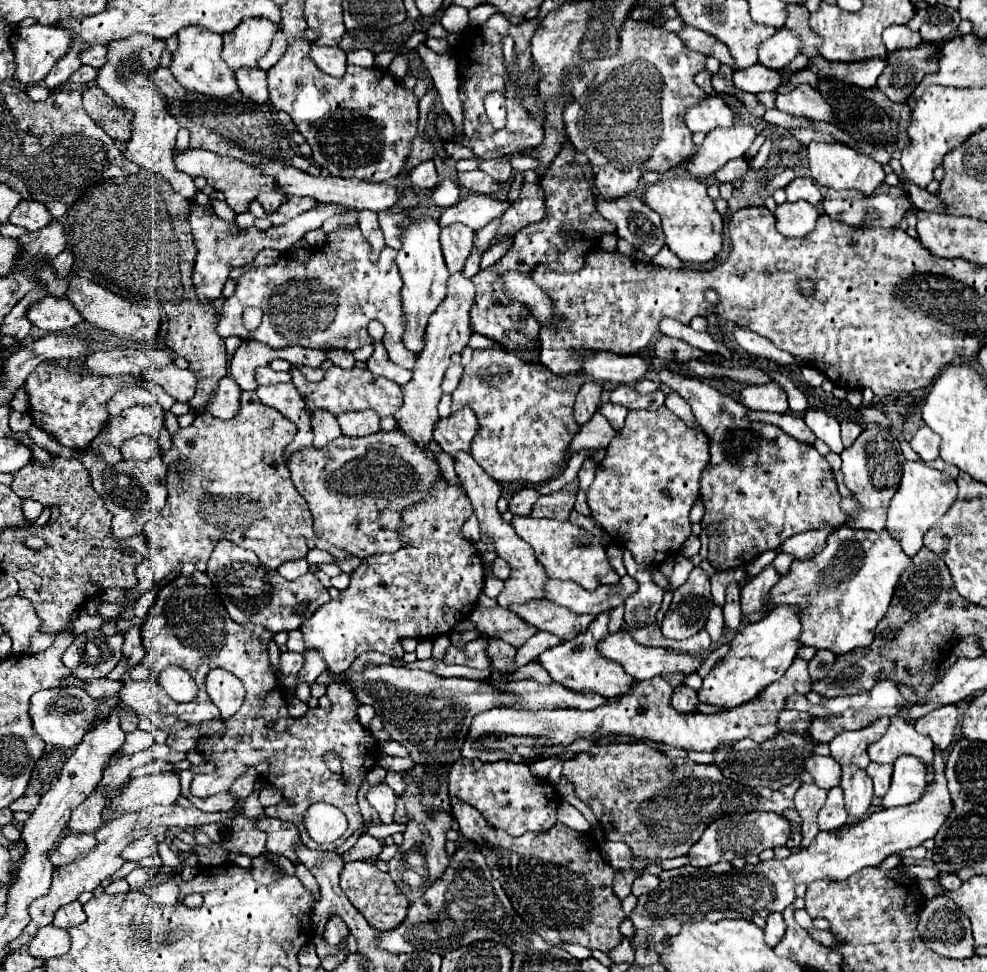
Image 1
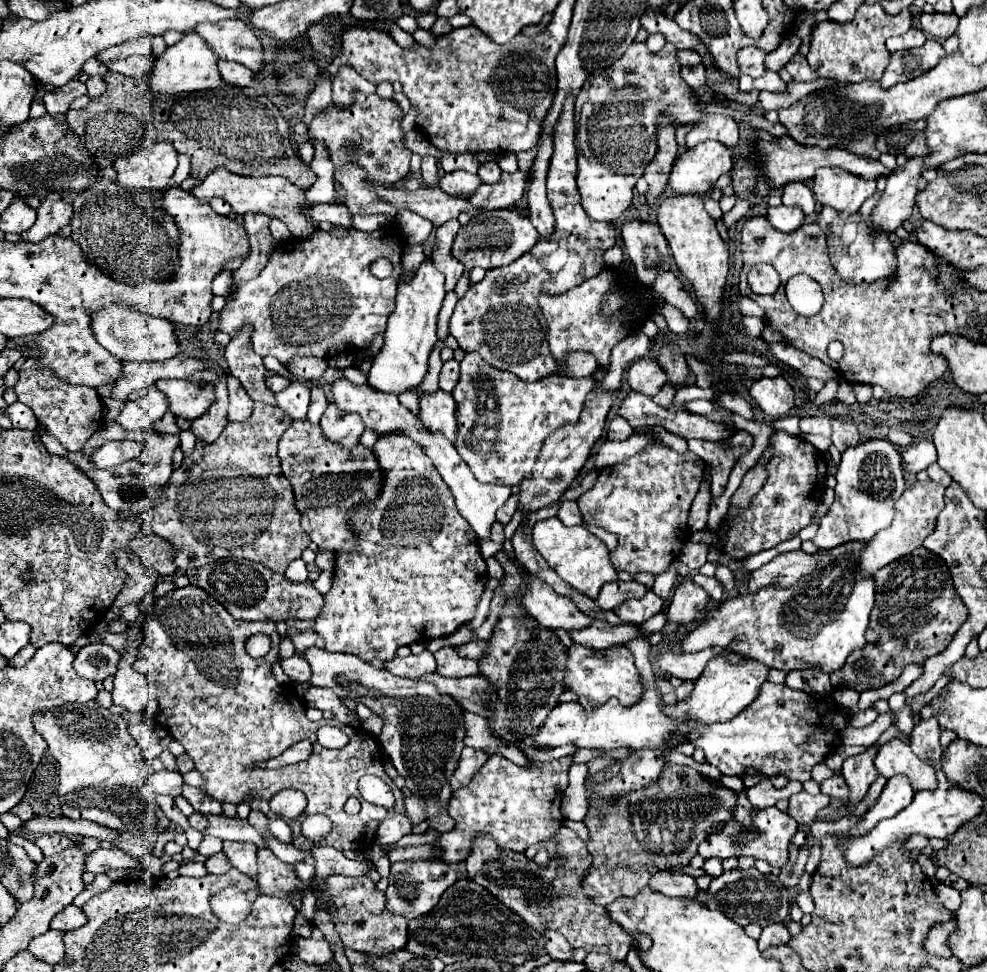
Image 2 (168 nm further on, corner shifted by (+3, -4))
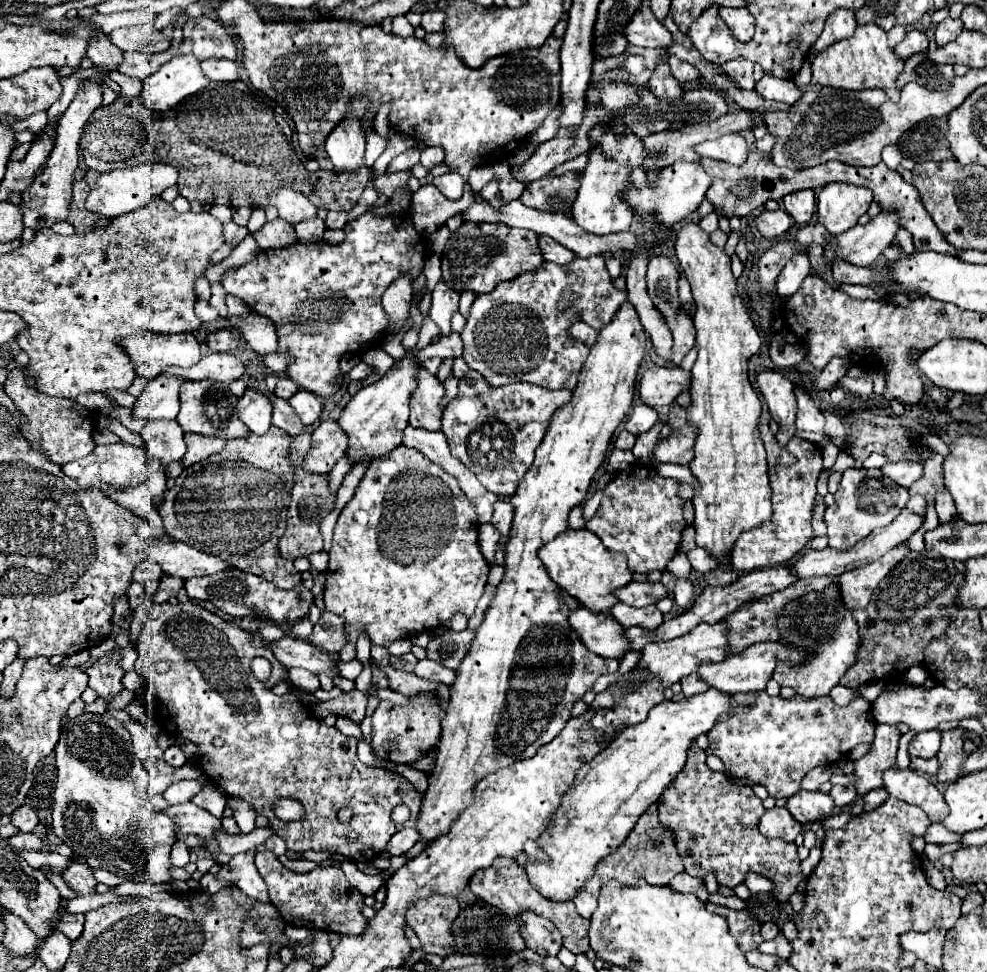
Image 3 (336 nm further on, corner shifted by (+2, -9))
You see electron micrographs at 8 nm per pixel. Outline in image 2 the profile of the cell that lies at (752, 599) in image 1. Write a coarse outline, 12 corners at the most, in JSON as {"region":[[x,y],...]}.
{"region":[[821,550],[779,554],[751,574],[747,590],[791,586],[819,564]]}

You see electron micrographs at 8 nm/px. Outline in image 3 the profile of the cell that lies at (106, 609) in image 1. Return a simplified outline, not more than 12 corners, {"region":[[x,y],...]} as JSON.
{"region":[[156,561],[136,565],[132,579],[142,585],[162,577]]}

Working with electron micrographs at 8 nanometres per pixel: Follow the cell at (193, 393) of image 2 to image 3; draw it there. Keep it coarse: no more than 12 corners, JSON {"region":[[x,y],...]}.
{"region":[[184,381],[184,431],[224,439],[248,433],[224,383]]}

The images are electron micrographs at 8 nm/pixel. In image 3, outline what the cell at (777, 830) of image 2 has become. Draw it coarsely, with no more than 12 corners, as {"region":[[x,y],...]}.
{"region":[[786,807],[762,815],[758,829],[768,839],[794,841],[802,825]]}

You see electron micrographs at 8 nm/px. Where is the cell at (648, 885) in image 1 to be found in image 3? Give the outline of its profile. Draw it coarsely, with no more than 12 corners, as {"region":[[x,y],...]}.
{"region":[[688,873],[674,877],[668,887],[676,893],[696,893],[700,901],[708,901],[702,879]]}

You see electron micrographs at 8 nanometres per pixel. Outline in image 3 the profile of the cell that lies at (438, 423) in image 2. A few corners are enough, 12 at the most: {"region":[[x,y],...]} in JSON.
{"region":[[420,369],[410,425],[442,431],[444,387]]}

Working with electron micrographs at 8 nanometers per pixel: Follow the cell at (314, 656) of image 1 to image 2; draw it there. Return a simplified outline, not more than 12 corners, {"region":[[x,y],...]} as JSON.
{"region":[[287,628],[295,650],[323,648],[323,638],[313,628]]}

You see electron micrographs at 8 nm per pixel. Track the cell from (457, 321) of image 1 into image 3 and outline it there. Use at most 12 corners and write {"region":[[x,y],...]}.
{"region":[[416,449],[370,463],[334,527],[346,645],[474,615],[472,503]]}

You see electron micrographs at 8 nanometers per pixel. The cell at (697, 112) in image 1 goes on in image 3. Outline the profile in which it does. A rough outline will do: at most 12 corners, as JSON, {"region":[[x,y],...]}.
{"region":[[728,133],[698,143],[704,157],[742,165],[748,155],[742,135]]}

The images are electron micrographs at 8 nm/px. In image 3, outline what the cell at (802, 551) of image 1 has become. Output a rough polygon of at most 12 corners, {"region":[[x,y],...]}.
{"region":[[882,469],[844,471],[826,509],[828,547],[896,519],[908,489]]}

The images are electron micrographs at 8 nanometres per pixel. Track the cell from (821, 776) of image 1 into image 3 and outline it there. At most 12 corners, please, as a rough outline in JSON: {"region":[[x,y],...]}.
{"region":[[832,785],[830,797],[838,807],[850,807],[856,801],[852,785]]}

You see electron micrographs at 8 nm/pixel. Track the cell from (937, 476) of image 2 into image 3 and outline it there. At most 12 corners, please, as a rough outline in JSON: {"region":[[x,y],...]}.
{"region":[[946,489],[936,495],[940,523],[954,521],[952,495]]}

